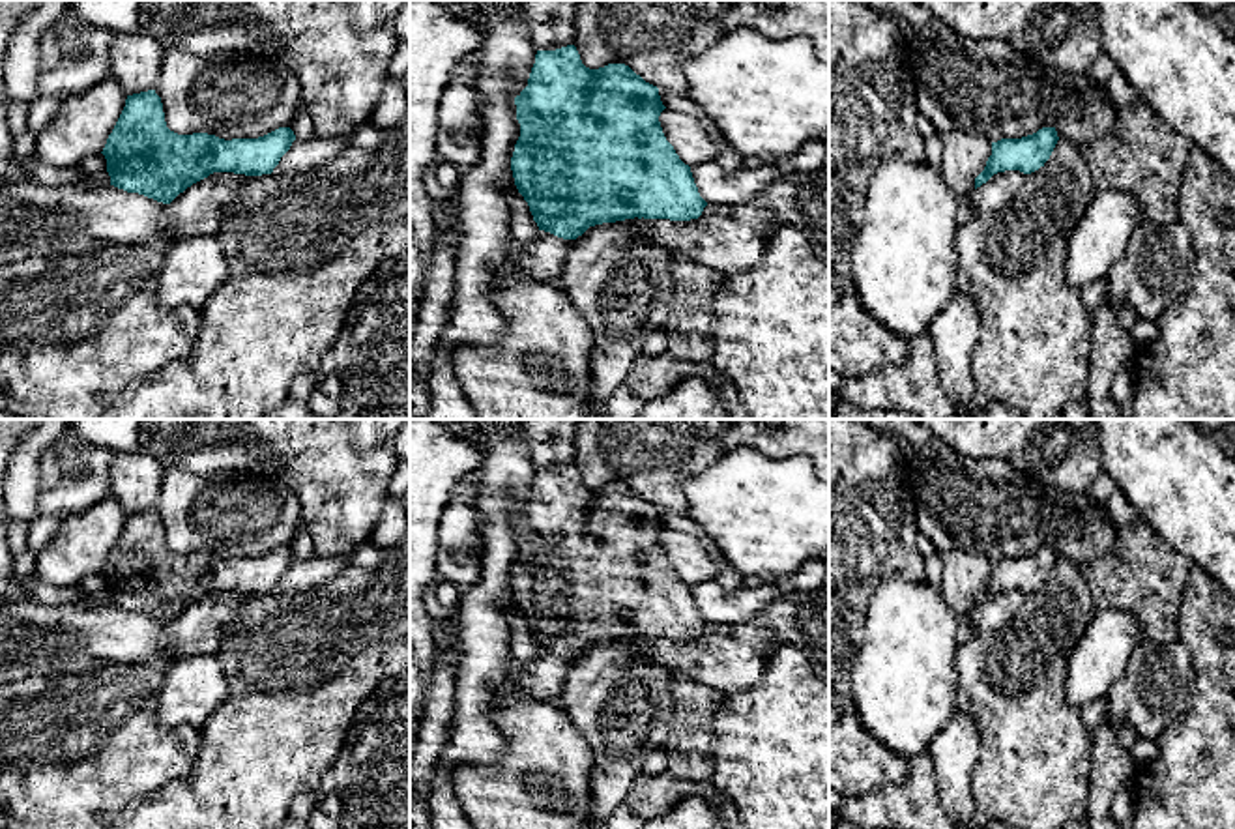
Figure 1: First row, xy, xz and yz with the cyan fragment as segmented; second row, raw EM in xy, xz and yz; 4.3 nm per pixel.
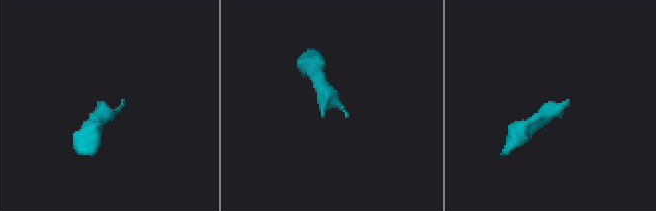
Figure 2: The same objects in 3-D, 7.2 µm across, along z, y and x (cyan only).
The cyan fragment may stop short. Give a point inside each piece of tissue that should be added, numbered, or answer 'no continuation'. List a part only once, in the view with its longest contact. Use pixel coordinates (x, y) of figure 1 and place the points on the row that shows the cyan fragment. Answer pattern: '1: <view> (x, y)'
no continuation

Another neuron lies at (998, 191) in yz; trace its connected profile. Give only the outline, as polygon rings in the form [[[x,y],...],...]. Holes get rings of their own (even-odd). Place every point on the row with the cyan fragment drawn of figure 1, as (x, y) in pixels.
[[[1005,170],[994,174],[986,183],[975,189],[971,206],[975,213],[992,213],[1007,206],[1024,183],[1025,174],[1020,170]]]

